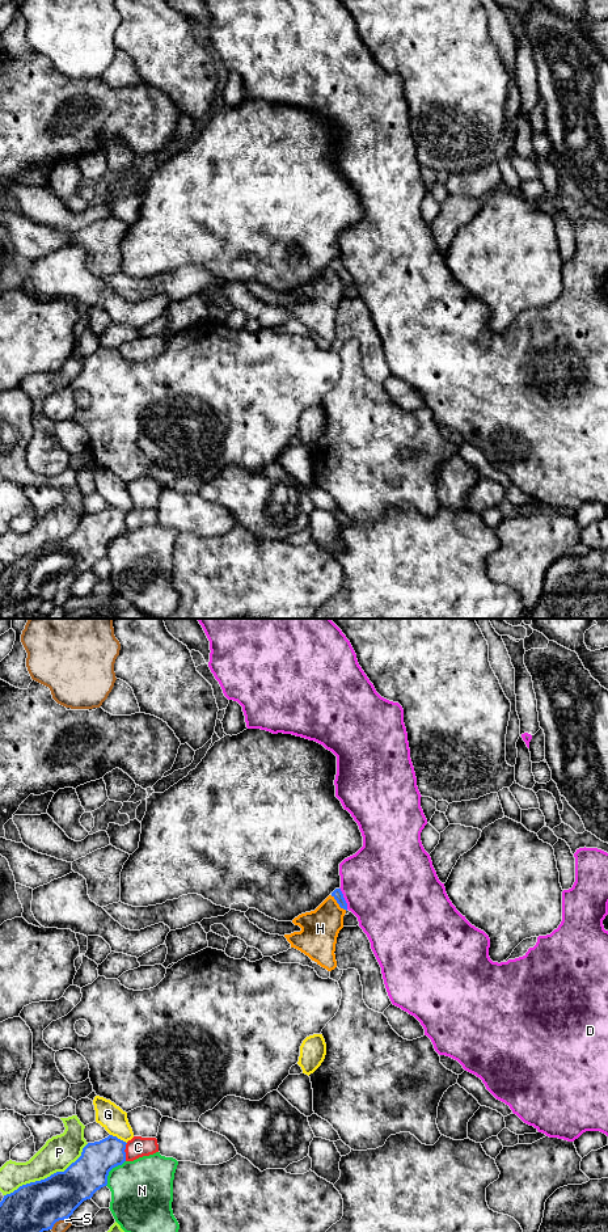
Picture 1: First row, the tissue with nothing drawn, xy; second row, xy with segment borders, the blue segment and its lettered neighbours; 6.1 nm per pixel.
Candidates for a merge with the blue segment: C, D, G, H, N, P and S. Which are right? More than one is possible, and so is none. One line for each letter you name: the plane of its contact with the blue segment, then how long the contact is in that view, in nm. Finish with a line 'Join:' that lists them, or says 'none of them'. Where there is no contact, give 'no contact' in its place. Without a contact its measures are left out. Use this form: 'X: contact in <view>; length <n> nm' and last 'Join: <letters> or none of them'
Join: none of them

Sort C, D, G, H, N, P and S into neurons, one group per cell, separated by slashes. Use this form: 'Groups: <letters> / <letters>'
Groups: C / D / G / H / N / P / S

